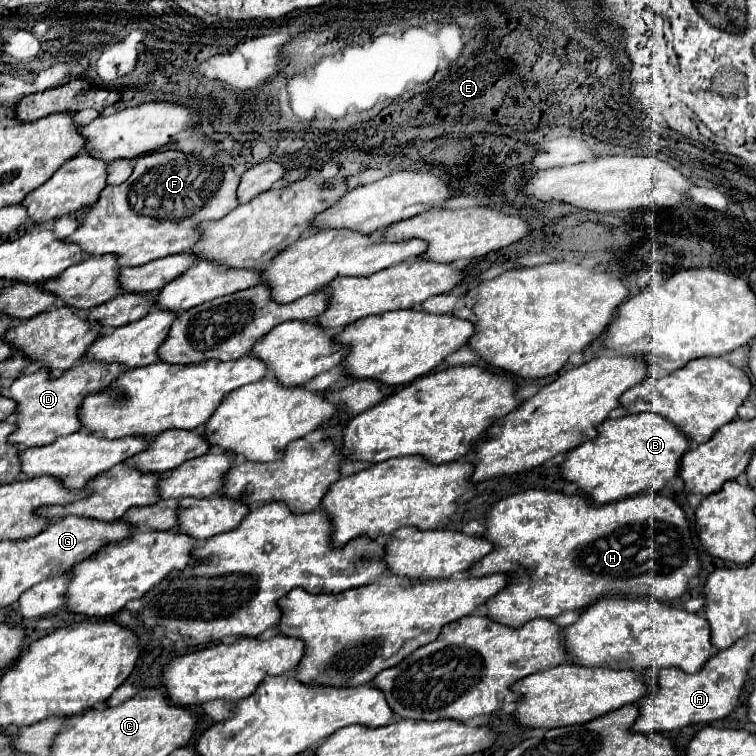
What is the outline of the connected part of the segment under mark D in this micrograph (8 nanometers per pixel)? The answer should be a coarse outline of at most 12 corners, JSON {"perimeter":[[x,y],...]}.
{"perimeter":[[84,360],[4,388],[18,402],[12,444],[32,448],[76,434],[80,406],[128,368]]}

